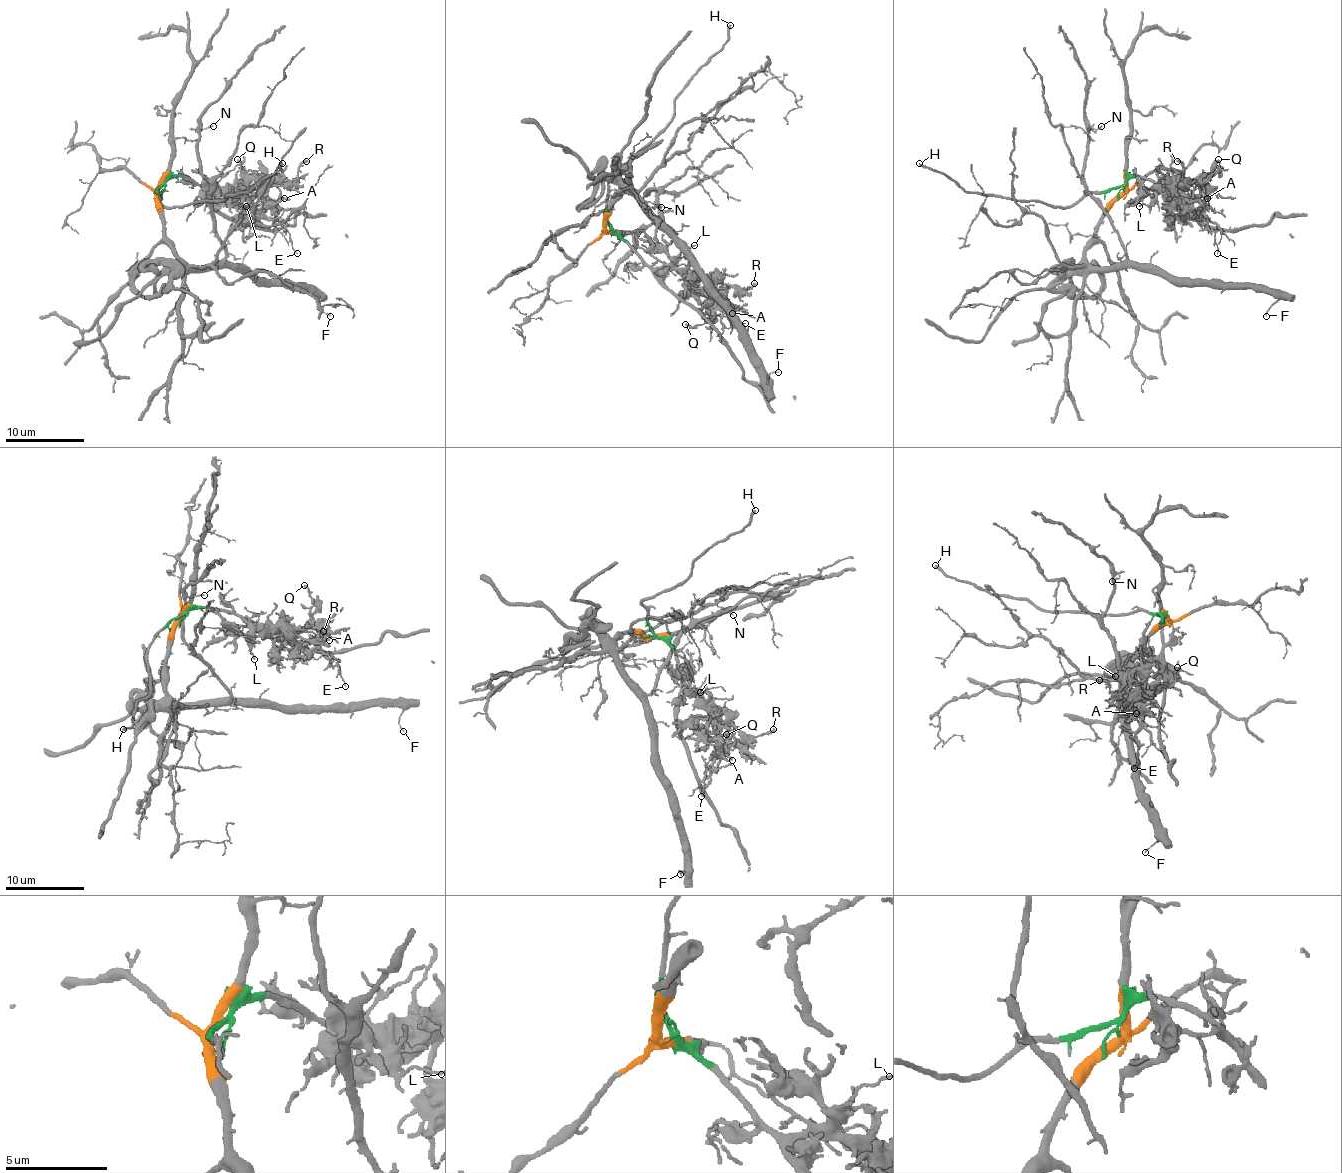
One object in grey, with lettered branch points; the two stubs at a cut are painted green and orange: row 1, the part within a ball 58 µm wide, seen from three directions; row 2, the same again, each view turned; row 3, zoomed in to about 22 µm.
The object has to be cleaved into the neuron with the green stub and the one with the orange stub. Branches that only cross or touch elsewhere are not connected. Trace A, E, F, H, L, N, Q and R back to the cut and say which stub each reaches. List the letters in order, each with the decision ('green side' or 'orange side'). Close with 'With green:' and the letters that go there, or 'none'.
A: green side
E: green side
F: orange side
H: green side
L: green side
N: orange side
Q: green side
R: green side
With green: A, E, H, L, Q, R

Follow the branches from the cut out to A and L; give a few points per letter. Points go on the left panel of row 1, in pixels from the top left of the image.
A: (162, 190), (170, 179), (187, 177), (207, 188), (239, 188), (253, 204), (284, 198)
L: (162, 190), (162, 186), (176, 177), (193, 179), (203, 186), (219, 190), (231, 204), (247, 206)

